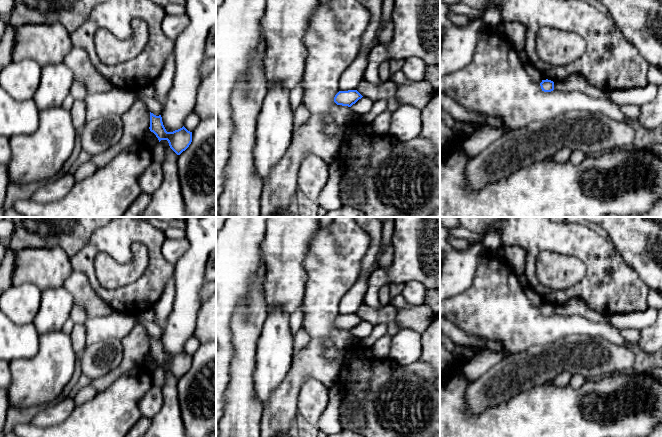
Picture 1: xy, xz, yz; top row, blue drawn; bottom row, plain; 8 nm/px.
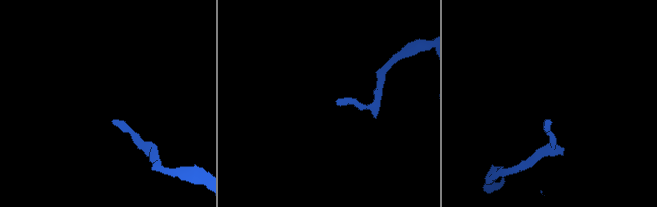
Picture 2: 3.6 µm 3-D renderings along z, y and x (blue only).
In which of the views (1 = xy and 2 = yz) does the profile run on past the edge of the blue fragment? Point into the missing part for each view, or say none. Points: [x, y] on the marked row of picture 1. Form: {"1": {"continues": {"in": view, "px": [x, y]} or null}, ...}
{"1": {"continues": null}, "2": {"continues": null}}

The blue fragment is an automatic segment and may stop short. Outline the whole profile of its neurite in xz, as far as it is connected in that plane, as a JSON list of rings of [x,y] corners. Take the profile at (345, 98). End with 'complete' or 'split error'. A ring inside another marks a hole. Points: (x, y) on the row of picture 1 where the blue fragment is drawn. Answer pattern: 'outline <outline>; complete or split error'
outline [[[357,90],[339,91],[334,97],[334,102],[337,105],[351,107],[362,97]]]; complete

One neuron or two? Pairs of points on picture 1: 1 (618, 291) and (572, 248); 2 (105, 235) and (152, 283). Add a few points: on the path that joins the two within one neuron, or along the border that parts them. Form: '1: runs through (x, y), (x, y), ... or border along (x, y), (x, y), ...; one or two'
1: runs through (609, 279), (584, 253); one
2: runs through (126, 235), (141, 235), (155, 249), (155, 262); one

